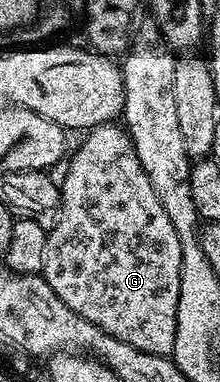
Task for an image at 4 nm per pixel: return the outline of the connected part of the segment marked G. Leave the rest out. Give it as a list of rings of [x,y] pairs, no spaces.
[[[117,122],[101,123],[99,127],[91,127],[85,132],[82,144],[73,148],[68,162],[65,164],[66,176],[60,179],[60,190],[62,192],[62,204],[58,210],[58,220],[54,227],[46,233],[46,244],[44,245],[44,265],[41,276],[47,285],[72,309],[72,313],[80,313],[92,325],[104,329],[112,337],[124,341],[144,353],[153,355],[164,355],[167,357],[174,354],[174,342],[176,341],[176,305],[180,301],[180,237],[176,237],[176,229],[172,229],[172,221],[168,221],[168,213],[164,213],[164,205],[160,205],[160,197],[156,197],[156,189],[152,189],[152,181],[148,181],[148,173],[140,165],[140,157],[136,157],[136,149],[132,145],[130,135],[125,126]]]

